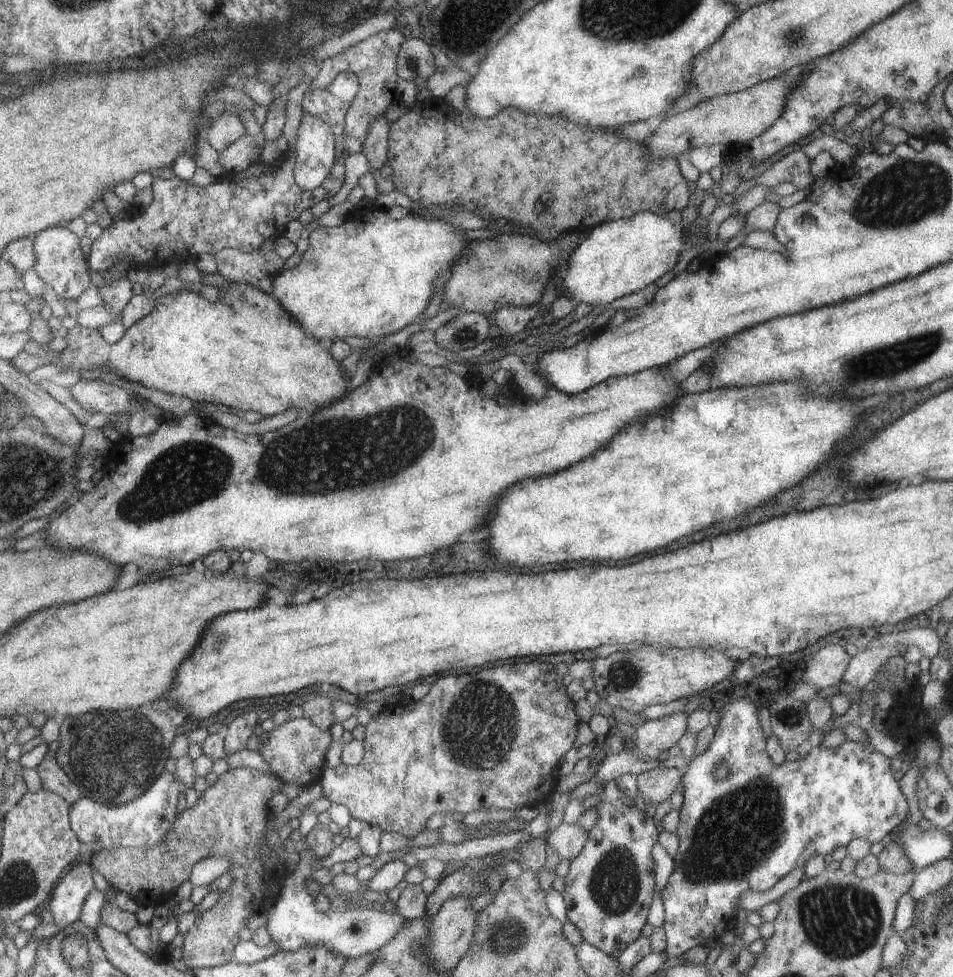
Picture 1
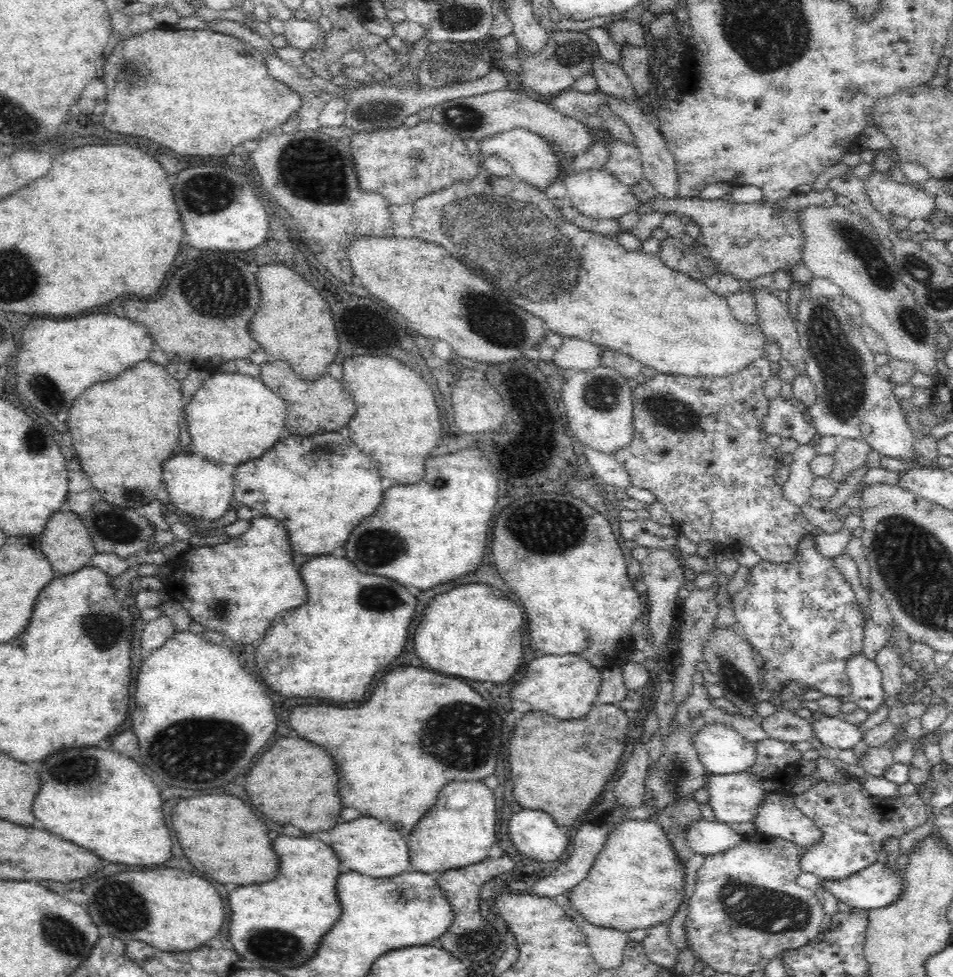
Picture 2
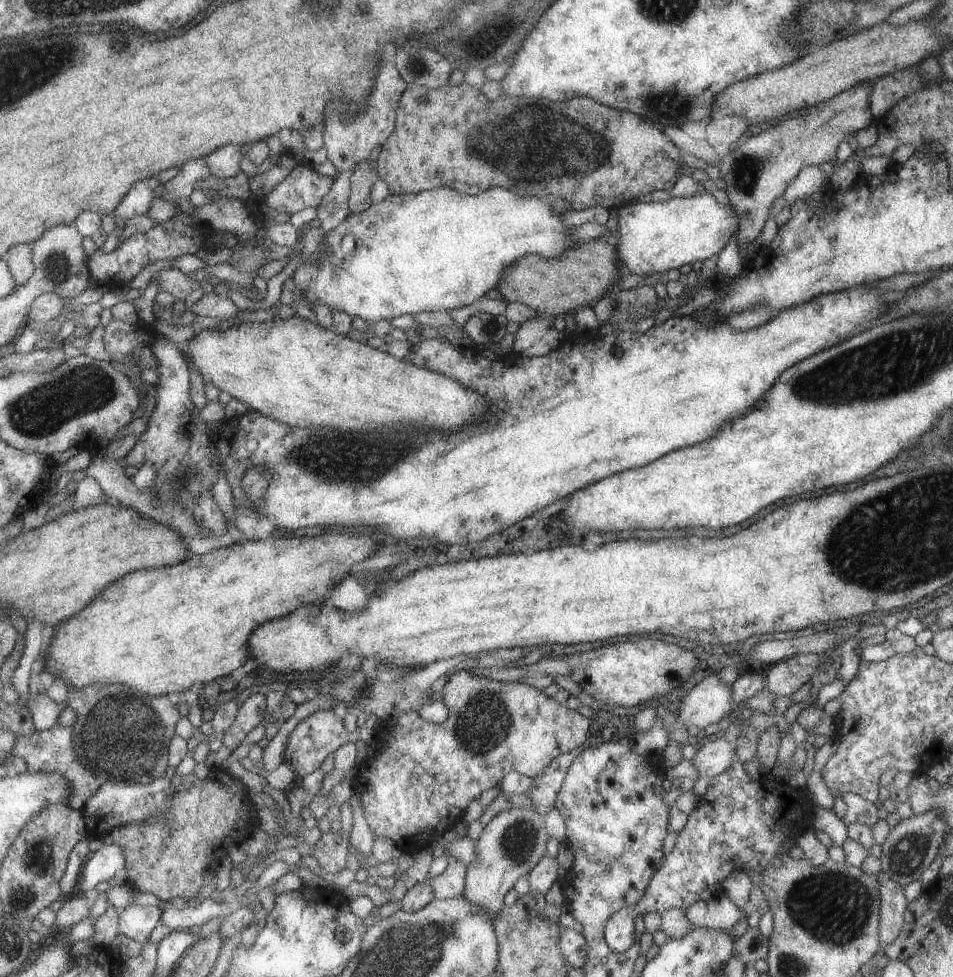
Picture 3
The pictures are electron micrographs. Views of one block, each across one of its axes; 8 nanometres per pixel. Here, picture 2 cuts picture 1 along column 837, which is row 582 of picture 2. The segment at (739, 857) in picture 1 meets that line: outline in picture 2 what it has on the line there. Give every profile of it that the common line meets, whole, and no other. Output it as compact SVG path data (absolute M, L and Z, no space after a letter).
M815 533L804 534L798 542L795 557L790 562L773 563L762 559L750 568L750 579L742 590L730 598L735 619L755 649L757 659L763 659L761 685L769 694L784 690L784 682L793 680L803 688L818 690L824 696L849 696L850 679L846 662L862 654L864 625L867 617L862 614L859 600L852 585L846 582L836 568L833 558L826 558L816 550Z

